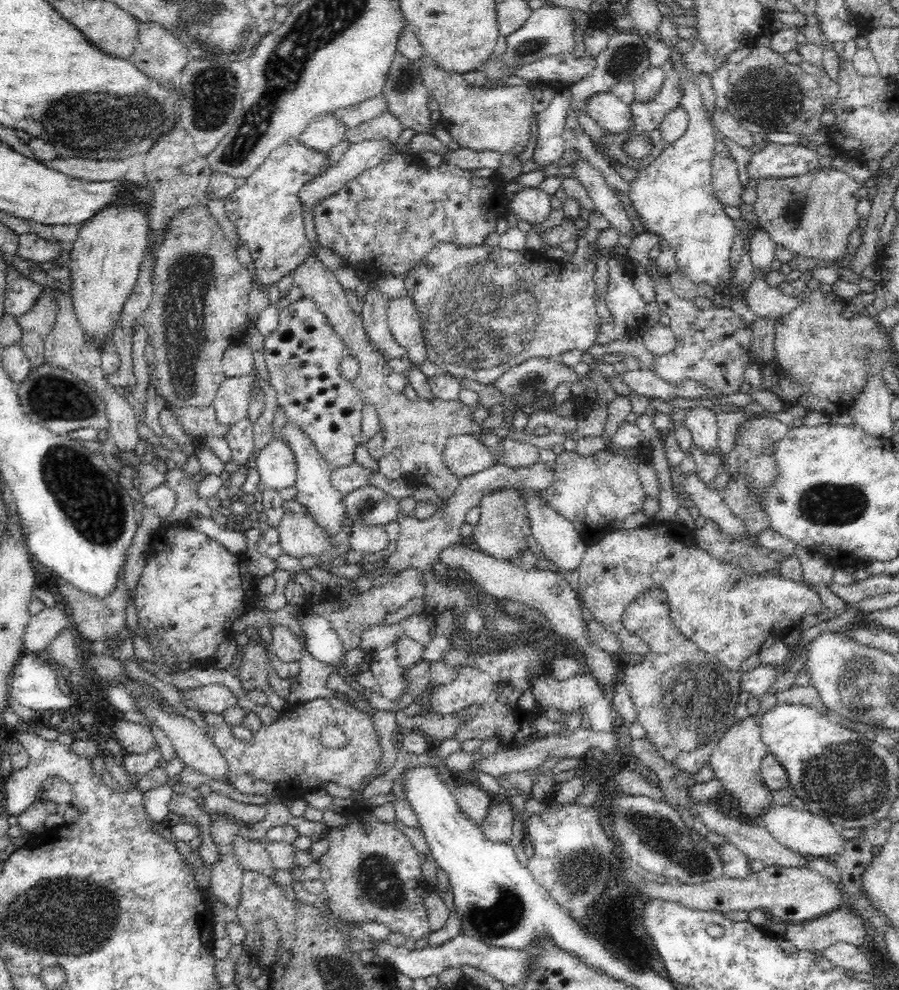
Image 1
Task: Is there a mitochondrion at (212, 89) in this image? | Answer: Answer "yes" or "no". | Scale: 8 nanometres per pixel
yes

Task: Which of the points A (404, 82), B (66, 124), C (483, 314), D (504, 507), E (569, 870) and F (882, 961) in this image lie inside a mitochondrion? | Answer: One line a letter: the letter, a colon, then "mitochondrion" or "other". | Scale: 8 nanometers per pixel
A: mitochondrion
B: mitochondrion
C: mitochondrion
D: mitochondrion
E: mitochondrion
F: other

